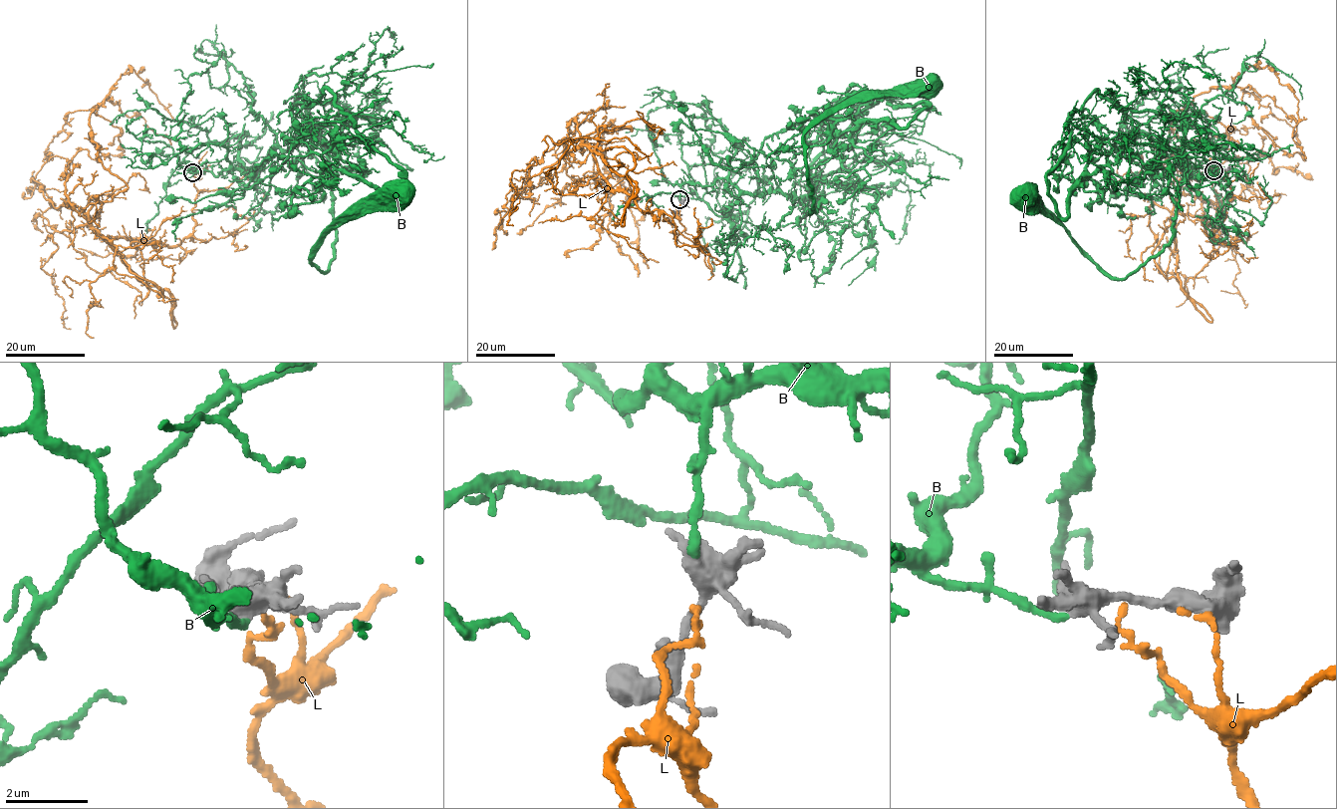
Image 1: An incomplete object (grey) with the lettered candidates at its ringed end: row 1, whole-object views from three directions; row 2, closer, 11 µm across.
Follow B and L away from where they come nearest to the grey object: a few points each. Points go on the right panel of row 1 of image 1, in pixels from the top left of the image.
B: (1213, 171), (1185, 176), (1181, 150), (1169, 182), (1173, 240), (1122, 278), (1104, 275), (1028, 193)
L: (1219, 169), (1232, 198), (1213, 241), (1179, 212), (1157, 161), (1170, 115), (1250, 66), (1295, 97), (1292, 137)

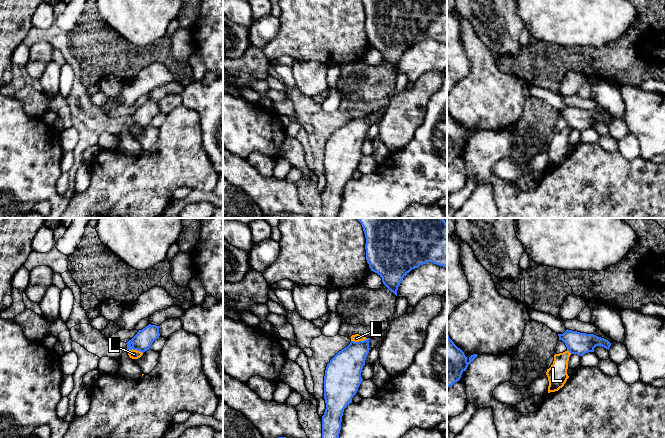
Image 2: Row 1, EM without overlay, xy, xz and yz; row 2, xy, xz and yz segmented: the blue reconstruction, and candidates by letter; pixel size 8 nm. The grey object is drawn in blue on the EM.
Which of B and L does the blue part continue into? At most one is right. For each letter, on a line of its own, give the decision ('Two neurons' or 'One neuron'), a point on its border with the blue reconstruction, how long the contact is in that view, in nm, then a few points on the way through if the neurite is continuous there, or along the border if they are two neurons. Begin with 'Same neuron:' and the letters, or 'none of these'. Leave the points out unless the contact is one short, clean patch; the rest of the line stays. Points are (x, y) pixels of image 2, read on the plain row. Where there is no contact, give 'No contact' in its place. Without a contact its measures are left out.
Same neuron: B
B: One neuron. No contact
L: Two neurons. Touches blue at xz (359, 117). Shared border 140 nm. Boundary: xz (367, 114), (361, 117), (351, 117)

